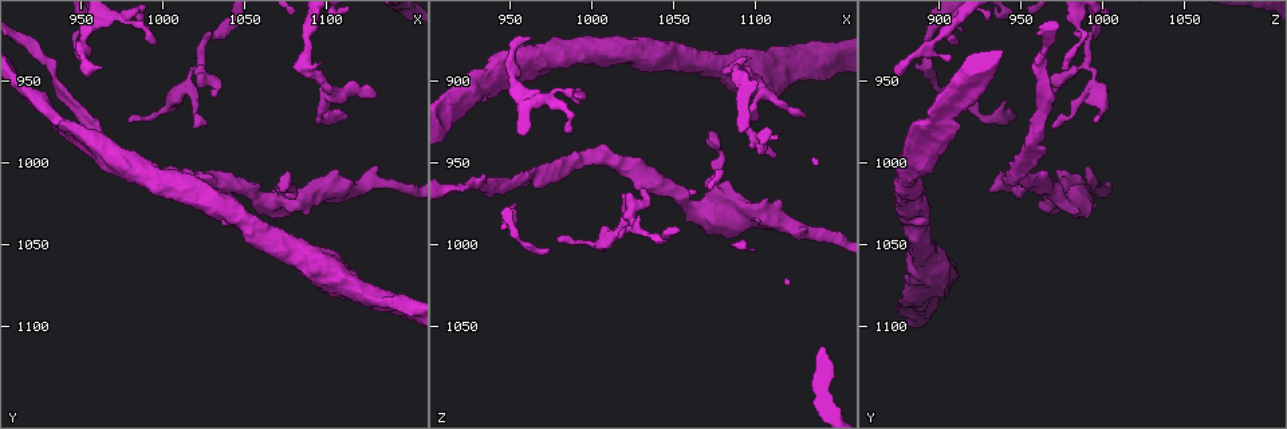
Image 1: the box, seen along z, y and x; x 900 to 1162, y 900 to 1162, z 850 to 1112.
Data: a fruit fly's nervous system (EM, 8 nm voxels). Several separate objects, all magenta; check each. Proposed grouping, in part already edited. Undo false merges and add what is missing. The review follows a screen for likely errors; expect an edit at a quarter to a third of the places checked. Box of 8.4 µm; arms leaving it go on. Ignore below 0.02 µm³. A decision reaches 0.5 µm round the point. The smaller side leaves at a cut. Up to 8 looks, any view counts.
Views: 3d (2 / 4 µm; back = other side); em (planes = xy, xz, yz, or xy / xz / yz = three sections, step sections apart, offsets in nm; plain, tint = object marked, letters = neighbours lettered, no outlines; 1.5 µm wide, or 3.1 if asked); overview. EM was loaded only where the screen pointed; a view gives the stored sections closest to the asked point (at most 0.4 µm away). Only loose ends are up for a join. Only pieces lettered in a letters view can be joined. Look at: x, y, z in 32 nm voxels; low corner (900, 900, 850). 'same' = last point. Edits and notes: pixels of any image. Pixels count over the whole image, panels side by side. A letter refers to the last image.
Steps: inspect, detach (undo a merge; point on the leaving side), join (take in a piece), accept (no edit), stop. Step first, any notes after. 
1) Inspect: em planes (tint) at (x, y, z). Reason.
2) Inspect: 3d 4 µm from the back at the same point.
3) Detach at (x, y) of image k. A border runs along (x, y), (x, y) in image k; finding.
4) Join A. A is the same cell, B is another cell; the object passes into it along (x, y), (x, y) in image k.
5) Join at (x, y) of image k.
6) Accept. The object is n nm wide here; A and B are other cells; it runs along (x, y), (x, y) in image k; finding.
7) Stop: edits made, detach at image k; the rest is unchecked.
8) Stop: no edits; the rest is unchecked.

Inspect: 3d 2 µm at (936, 974, 898). Touches itself.

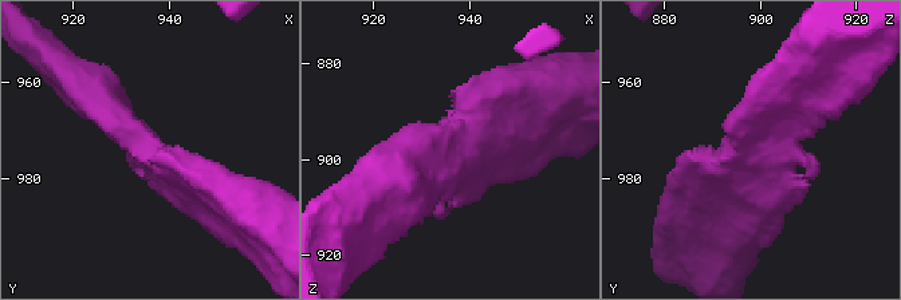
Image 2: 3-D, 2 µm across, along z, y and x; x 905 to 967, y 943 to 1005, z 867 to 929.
Inspect: em xy step 8 (tint) at (935, 974, 896). 3 arms meet here; the arms are 260, 280, 320 nm wide; shape alone is not enough.

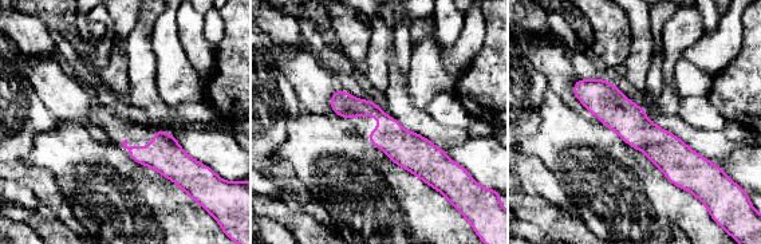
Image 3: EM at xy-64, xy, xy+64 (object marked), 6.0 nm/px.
Inspect: em planes (letters) at the same point.

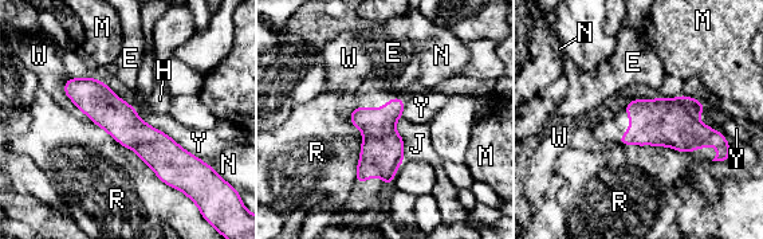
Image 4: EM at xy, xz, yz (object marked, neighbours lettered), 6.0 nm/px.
Accept. The longest contact is with R, 750 nm; E, H, J, M, N, R, W and Y are other cells; continuous, no second neuron.

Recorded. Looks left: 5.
Inspect: em planes (letters) at (1072, 1016, 930).

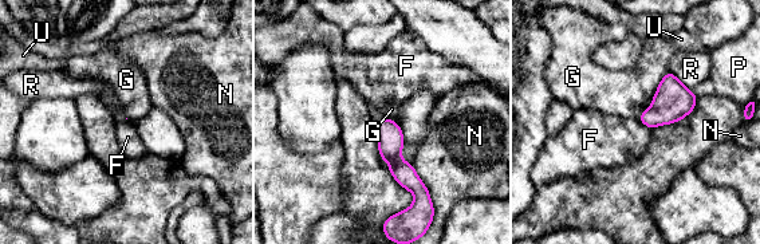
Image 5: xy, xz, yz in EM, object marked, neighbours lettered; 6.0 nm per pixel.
Accept. F, G, N, P, R and U are other cells; a border runs along (638, 118), (650, 129) in image 5; none of them fits.

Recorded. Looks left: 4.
Inspect: em yz step 4 (plain) at (1132, 956, 920).

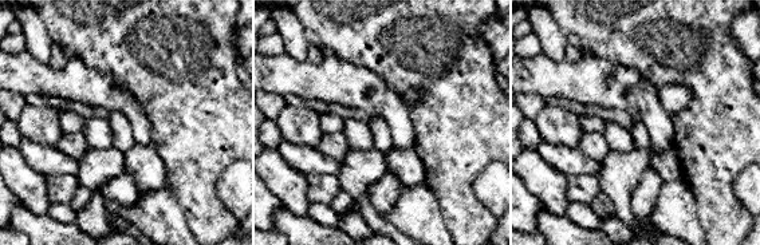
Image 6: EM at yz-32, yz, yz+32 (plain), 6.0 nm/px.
Inspect: em yz step 4 (letters) at the same point. See the neighbours.

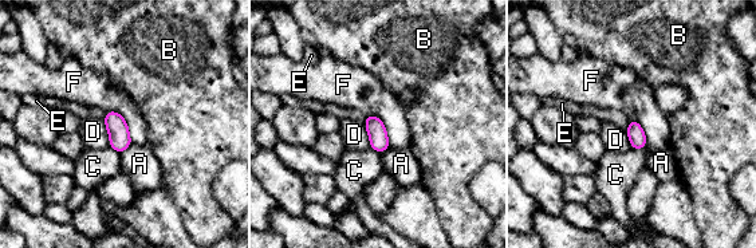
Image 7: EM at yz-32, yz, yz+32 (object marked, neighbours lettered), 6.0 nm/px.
Accept. The longest contact is with F, 240 nm; A, B, C, D, E and F are other cells; a border runs along (107, 110), (123, 118), (132, 142) in image 7; no lettered piece goes on from it.

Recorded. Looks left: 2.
Stop: no edits; the rest is unchecked.

